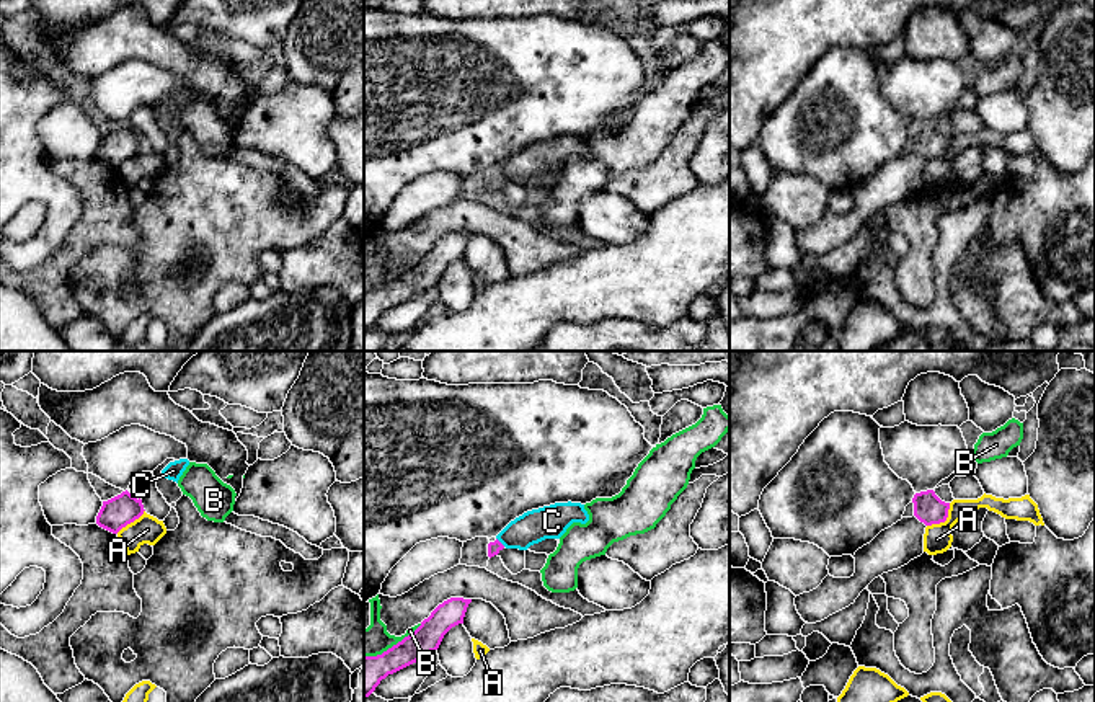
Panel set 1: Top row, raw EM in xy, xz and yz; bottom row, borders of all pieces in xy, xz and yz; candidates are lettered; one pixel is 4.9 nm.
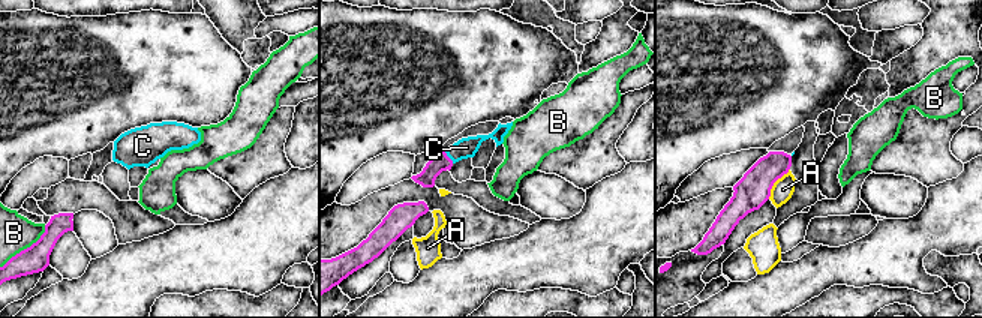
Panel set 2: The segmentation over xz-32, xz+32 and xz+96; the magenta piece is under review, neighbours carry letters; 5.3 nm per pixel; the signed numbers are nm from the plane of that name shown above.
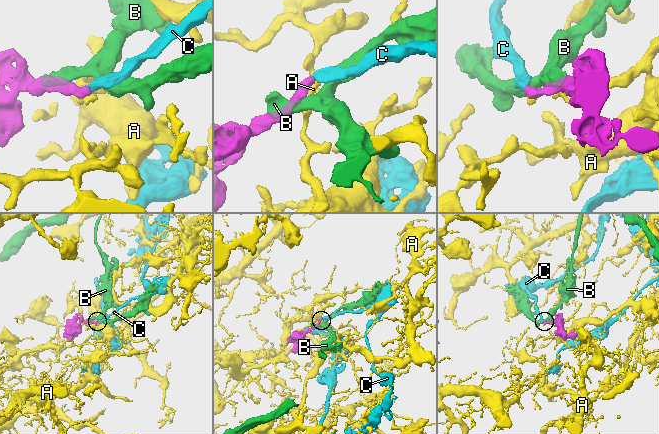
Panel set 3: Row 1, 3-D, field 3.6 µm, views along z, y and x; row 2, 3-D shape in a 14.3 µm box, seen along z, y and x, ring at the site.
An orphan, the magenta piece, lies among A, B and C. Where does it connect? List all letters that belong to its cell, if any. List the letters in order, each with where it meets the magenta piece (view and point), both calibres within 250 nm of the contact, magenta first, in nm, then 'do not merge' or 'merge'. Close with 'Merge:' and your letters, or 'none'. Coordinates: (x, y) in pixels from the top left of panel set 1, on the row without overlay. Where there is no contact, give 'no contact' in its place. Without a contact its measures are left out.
A: yz (944, 155) | 150/140 nm | do not merge
B: xz (394, 279) | 180/150 nm | do not merge
C: xz (500, 177) | 60/160 nm | merge
Merge: C

